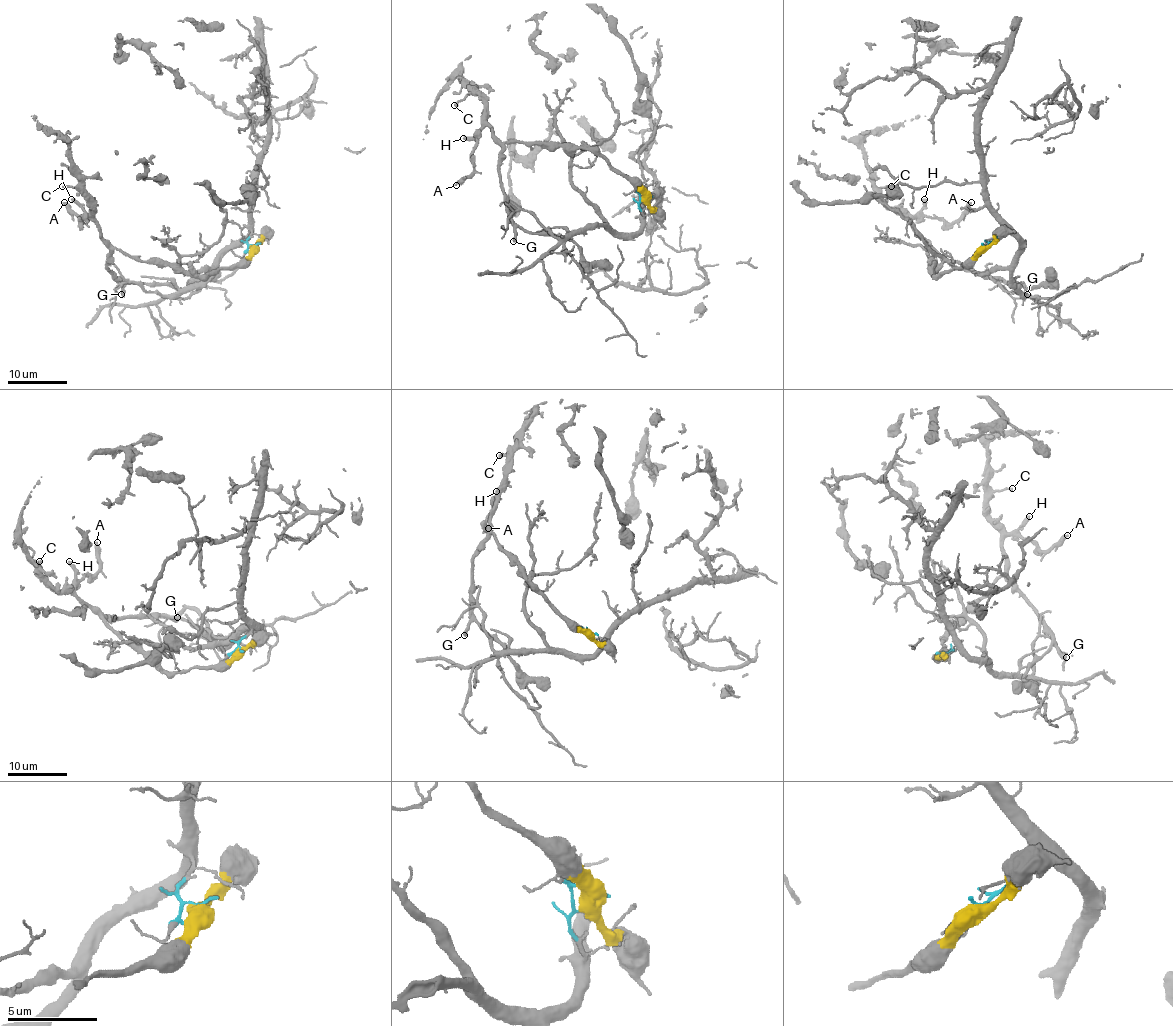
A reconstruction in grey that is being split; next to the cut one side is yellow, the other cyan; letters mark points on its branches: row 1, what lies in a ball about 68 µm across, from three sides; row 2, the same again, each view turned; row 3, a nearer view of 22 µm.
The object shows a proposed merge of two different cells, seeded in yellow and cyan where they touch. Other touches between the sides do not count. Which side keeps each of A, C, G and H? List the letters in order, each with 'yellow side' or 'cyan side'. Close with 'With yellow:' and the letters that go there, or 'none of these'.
A: yellow side
C: yellow side
G: yellow side
H: yellow side
With yellow: A, C, G, H

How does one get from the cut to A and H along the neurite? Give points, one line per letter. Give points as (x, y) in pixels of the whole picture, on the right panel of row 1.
A: (985, 246), (965, 263), (936, 275), (928, 244), (912, 223), (915, 218), (925, 216), (953, 223), (971, 203)
H: (985, 246), (965, 263), (936, 275), (930, 262), (928, 244), (912, 223), (912, 218), (924, 206), (924, 198)

